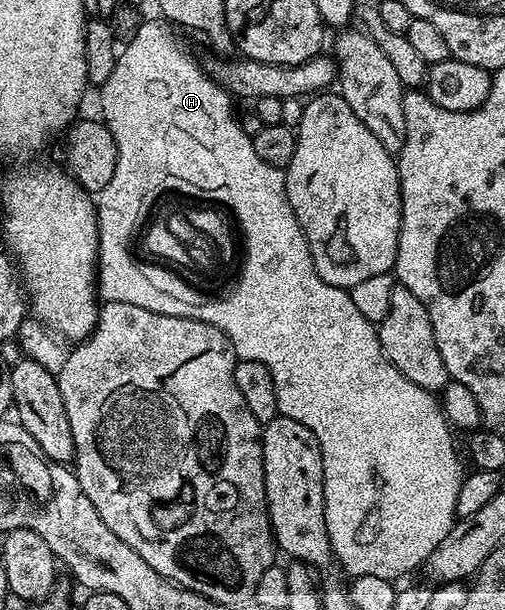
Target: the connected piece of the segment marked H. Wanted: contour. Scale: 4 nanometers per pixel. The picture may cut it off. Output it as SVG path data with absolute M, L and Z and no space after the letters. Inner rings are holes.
M159 19L156 20L148 20L145 24L137 26L136 37L134 37L133 40L125 46L125 48L123 45L123 47L119 49L116 57L116 65L110 74L110 78L106 78L106 82L99 85L98 88L98 92L100 92L101 112L99 115L102 117L103 123L107 124L110 134L114 134L114 142L118 146L118 166L114 166L114 178L110 178L110 183L108 183L108 185L99 192L94 200L96 206L96 221L98 222L98 230L100 231L100 259L98 261L99 299L104 302L109 300L113 300L114 302L130 302L130 306L142 306L146 310L154 310L158 314L177 316L178 318L190 318L191 320L201 320L207 324L212 324L215 328L222 330L226 334L226 338L232 344L232 349L237 352L239 359L257 360L268 367L270 370L270 378L274 378L274 394L276 395L280 415L285 416L286 418L294 418L294 422L302 422L302 426L306 426L312 431L314 438L318 438L318 446L322 450L322 466L324 467L324 517L326 518L326 534L330 538L330 546L332 547L332 555L335 563L337 565L340 563L341 566L349 572L349 577L352 578L365 576L366 574L374 574L378 578L392 578L395 577L395 572L408 572L411 568L419 569L421 565L423 565L424 561L428 559L428 553L433 552L436 548L438 534L449 532L453 524L455 524L458 519L456 514L456 503L458 502L458 490L460 489L462 471L460 472L460 460L456 457L456 444L452 441L452 435L454 435L454 432L448 421L444 419L444 409L441 408L439 399L437 399L433 393L422 390L422 386L414 386L414 382L410 382L410 378L403 376L400 371L397 370L397 368L394 367L394 365L392 365L386 357L384 357L384 351L380 345L380 333L377 325L366 322L366 318L362 318L361 312L354 307L351 291L339 288L338 286L330 286L330 282L322 282L322 278L318 278L318 274L314 270L314 262L312 261L312 255L310 254L310 246L302 234L302 226L298 226L298 218L294 218L294 210L288 201L286 186L284 185L285 169L270 166L270 162L262 162L262 158L258 158L258 154L255 153L254 146L252 145L252 137L247 136L247 134L244 133L241 121L239 119L235 120L235 118L232 117L232 103L234 103L233 97L229 95L229 93L225 92L224 89L212 79L211 75L205 71L205 69L204 72L200 69L199 62L196 61L190 53L188 53L187 46L184 45L178 37L176 37L176 35L178 35L177 29L169 26L167 23L161 22ZM162 190L182 190L184 193L190 194L191 196L202 196L217 200L220 205L227 209L227 211L229 208L229 210L236 215L236 220L240 223L237 224L238 231L244 235L244 269L242 270L239 280L236 281L236 289L234 290L234 294L230 294L230 298L222 298L221 300L215 300L214 298L206 298L205 300L187 300L186 298L177 298L177 296L172 296L171 294L162 294L162 290L157 290L156 287L153 286L148 279L146 279L146 271L143 267L141 267L138 263L137 257L134 255L134 241L137 239L138 233L141 229L149 223L150 217L153 215L154 209L157 207L156 199L158 198L158 194L162 194Z

